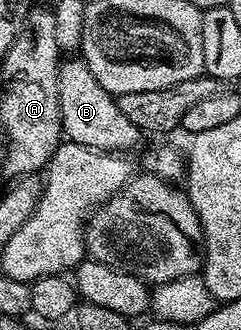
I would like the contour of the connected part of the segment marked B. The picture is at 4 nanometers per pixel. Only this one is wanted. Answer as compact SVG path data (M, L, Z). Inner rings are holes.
M73 56L62 61L59 72L59 104L61 105L61 128L70 142L78 142L92 150L106 152L129 152L143 139L143 132L119 112L116 97L105 91L103 84L95 80L88 66L80 57Z

